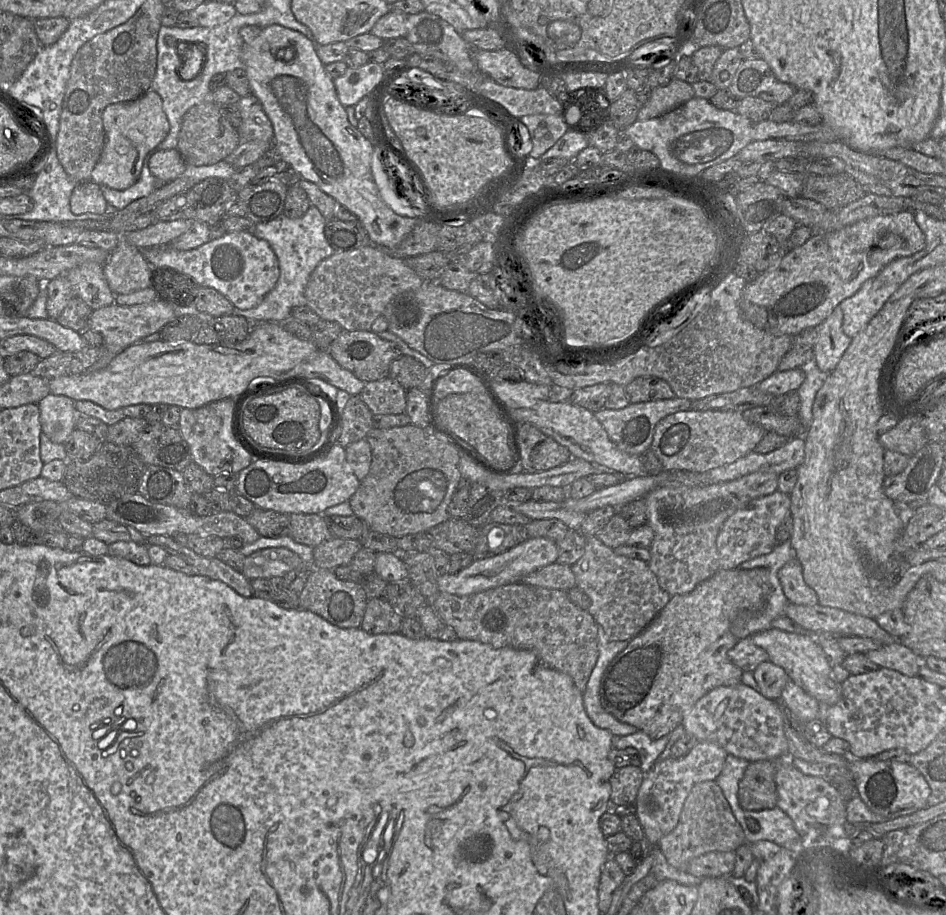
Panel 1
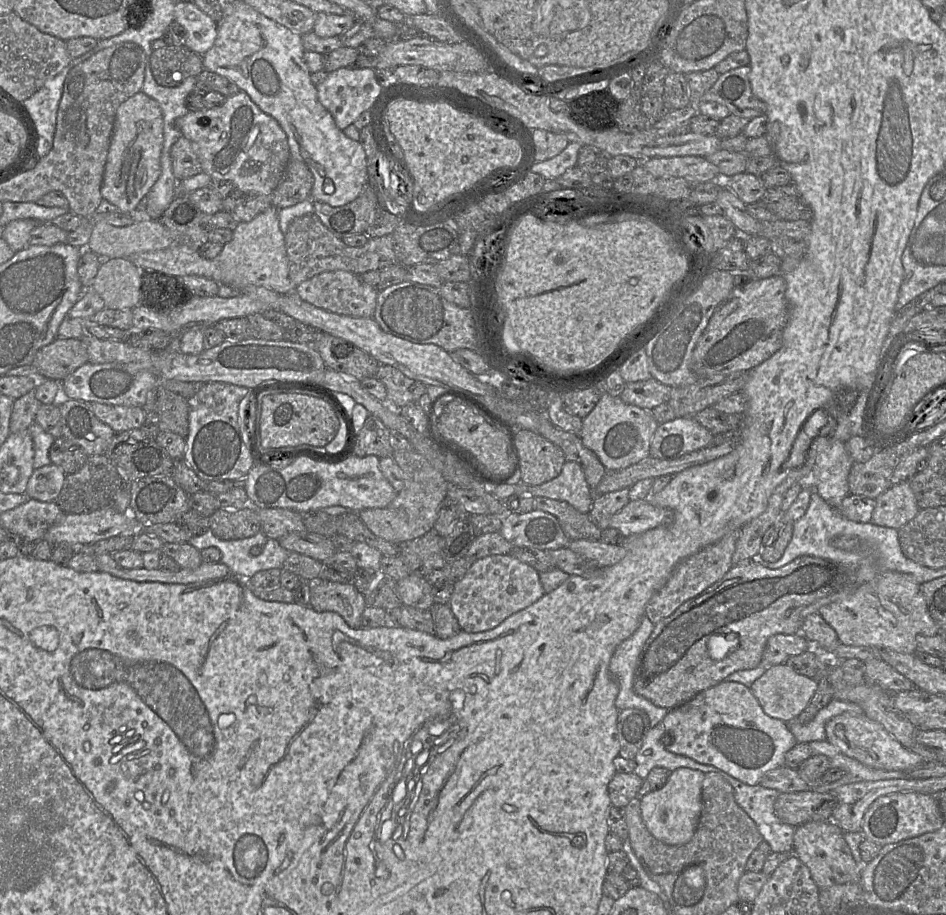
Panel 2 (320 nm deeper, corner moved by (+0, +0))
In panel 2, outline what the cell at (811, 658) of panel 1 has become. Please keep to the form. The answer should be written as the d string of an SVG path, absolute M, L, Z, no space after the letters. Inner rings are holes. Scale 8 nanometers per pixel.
M842 713L826 723L825 731L828 742L838 747L848 757L870 768L910 772L925 762L920 755L905 748L881 724L869 719L866 715Z

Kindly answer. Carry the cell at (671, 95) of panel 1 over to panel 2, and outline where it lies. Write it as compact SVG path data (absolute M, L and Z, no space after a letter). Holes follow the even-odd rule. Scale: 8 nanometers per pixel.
M746 65L720 74L713 86L703 94L701 102L718 102L725 105L731 114L748 119L766 114L766 103L753 94L749 79L750 71L750 65Z

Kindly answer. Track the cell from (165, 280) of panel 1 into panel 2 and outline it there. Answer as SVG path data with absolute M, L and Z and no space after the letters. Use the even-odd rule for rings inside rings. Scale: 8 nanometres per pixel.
M143 271L143 306L156 311L170 311L186 304L192 297L192 292L177 277L156 271Z

